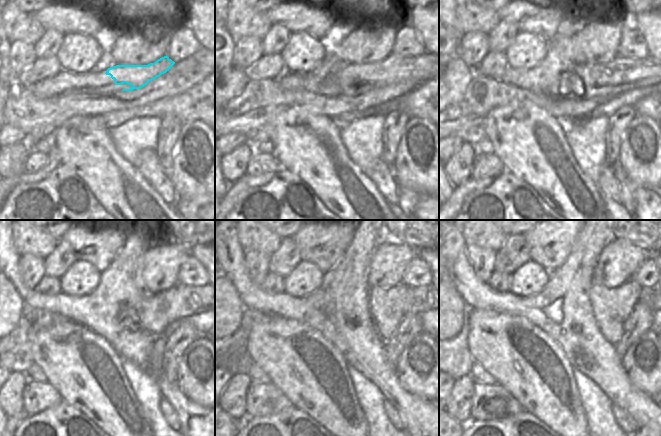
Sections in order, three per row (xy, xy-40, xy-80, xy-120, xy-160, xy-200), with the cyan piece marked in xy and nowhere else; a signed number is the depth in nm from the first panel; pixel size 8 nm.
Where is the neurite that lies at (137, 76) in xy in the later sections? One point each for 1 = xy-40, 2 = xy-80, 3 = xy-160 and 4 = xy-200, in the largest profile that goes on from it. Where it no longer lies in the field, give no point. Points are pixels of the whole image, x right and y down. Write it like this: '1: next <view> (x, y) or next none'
1: next xy-40 (355, 78)
2: next xy-80 (621, 75)
3: next xy-160 (418, 298)
4: next xy-200 (642, 298)

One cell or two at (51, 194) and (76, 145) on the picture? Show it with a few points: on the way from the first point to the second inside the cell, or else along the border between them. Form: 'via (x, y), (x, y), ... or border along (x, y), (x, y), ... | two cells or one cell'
border along (61, 164), (69, 166), (83, 180) | two cells

